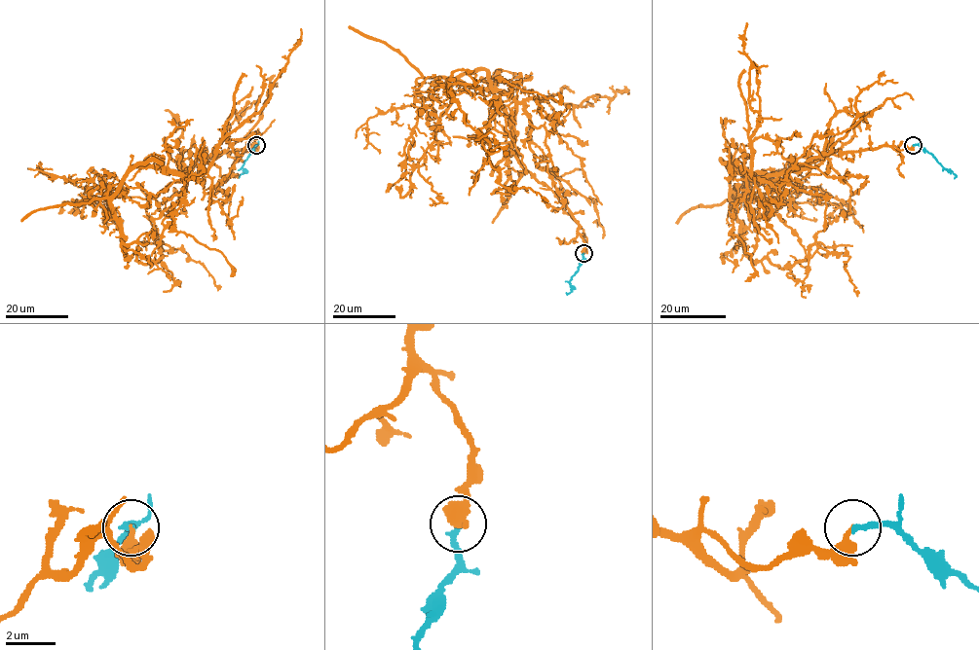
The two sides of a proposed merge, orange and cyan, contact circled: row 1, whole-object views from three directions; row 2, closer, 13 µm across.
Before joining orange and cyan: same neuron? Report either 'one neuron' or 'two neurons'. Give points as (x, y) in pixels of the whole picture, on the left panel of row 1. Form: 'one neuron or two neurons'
one neuron

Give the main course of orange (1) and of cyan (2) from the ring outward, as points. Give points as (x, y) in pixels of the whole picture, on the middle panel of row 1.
1: (583, 253), (572, 212), (512, 150), (491, 89), (446, 80), (453, 102), (417, 165), (440, 201), (430, 198)
2: (583, 253), (578, 270), (570, 280), (572, 291), (566, 292)

